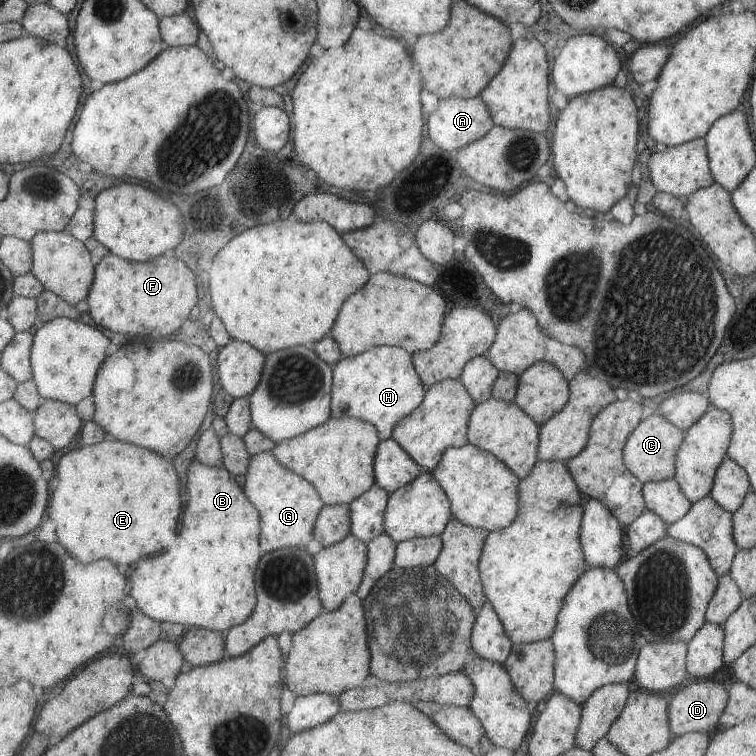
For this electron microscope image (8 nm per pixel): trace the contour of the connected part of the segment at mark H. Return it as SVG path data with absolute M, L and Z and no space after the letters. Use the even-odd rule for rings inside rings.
M388 345L375 346L355 357L344 357L334 366L334 394L332 395L332 417L359 418L371 422L379 432L379 439L385 440L393 437L394 427L399 421L412 414L420 405L426 395L425 384L418 378L414 370L413 356L407 350Z

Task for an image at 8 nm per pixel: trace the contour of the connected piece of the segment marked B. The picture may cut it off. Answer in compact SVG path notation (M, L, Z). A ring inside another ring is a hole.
M194 460L190 469L188 470L188 490L189 490L189 502L187 502L187 508L185 508L185 516L183 516L183 526L181 526L181 534L179 534L179 546L171 546L171 550L159 554L159 556L153 556L153 558L143 558L135 564L135 568L130 573L132 589L131 594L138 602L138 608L147 614L150 618L157 620L158 622L168 622L180 624L185 629L191 627L199 627L210 629L213 631L219 631L226 634L235 626L244 624L251 618L251 614L255 613L259 604L258 600L258 587L256 586L255 574L258 574L257 568L262 562L262 516L254 503L247 497L244 488L241 488L237 484L234 475L225 467L213 467L207 466L207 464L200 463L198 460Z

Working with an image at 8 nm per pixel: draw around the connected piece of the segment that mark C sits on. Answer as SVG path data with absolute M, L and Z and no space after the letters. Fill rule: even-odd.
M657 411L641 420L623 448L623 463L627 471L639 482L659 482L674 479L674 465L684 432L667 422Z

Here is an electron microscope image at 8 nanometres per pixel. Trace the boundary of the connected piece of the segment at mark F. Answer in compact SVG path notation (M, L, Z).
M110 253L96 266L96 278L88 298L90 317L97 325L122 334L167 338L184 326L191 310L199 305L199 284L194 271L181 259L159 256L149 262L135 263Z

